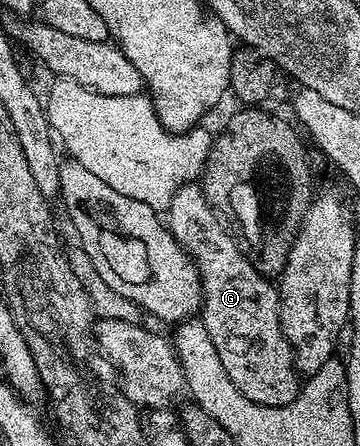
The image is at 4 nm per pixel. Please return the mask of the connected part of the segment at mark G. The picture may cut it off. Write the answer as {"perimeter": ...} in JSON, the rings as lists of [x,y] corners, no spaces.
{"perimeter":[[[186,182],[171,198],[167,209],[167,227],[169,233],[177,239],[186,256],[197,265],[197,275],[201,281],[200,323],[205,326],[205,333],[215,346],[215,354],[219,354],[219,362],[223,362],[223,370],[227,370],[227,378],[235,382],[235,386],[248,400],[262,404],[268,408],[284,408],[293,403],[299,391],[299,380],[293,373],[295,353],[281,332],[281,320],[277,316],[279,292],[268,284],[262,273],[256,272],[253,263],[241,251],[241,245],[234,233],[225,228],[222,217],[218,215],[212,204],[205,198],[205,191],[200,183]]]}

